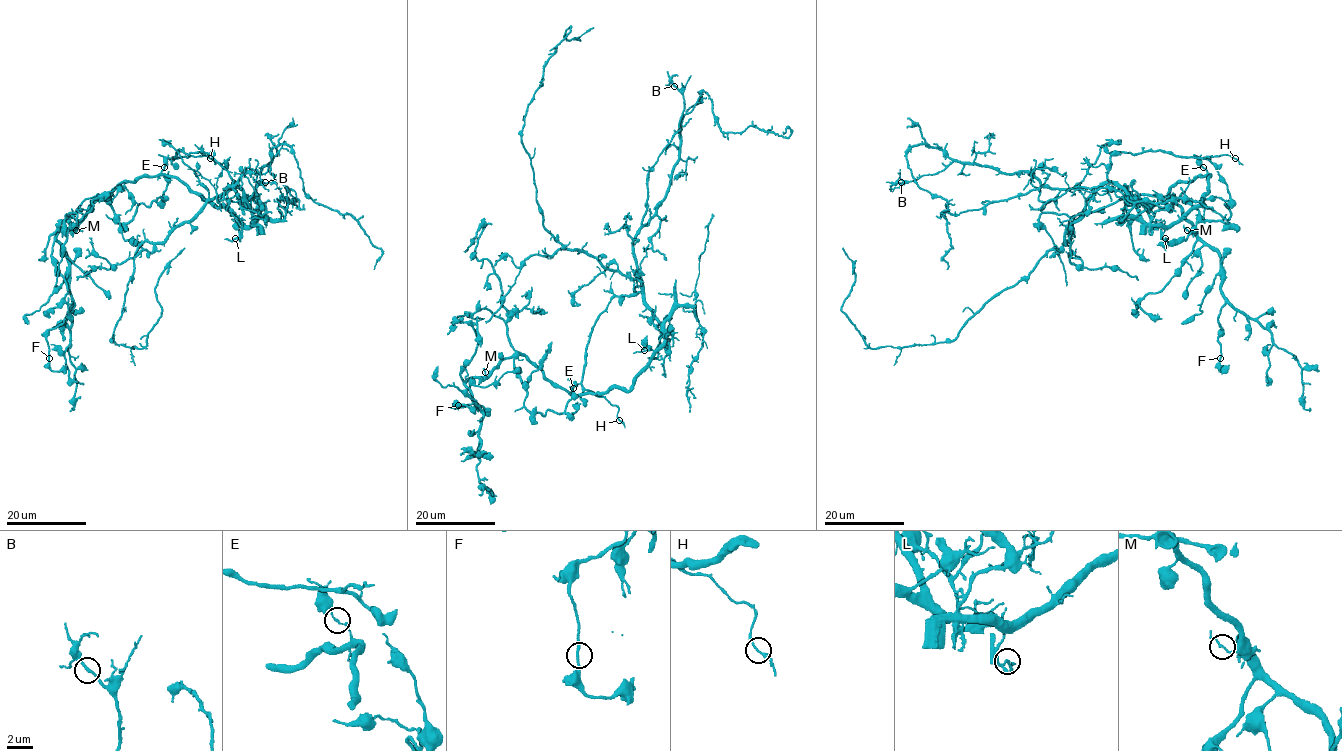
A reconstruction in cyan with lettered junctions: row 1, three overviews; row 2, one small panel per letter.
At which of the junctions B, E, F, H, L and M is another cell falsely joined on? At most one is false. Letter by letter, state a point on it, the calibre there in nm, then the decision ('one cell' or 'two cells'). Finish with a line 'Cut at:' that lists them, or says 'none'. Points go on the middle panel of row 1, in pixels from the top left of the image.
B: at (674, 86); 200 nm thick; one cell
E: at (573, 388); 120 nm thick; two cells
F: at (458, 405); 190 nm thick; one cell
H: at (619, 420); 150 nm thick; one cell
L: at (644, 350); 190 nm thick; one cell
M: at (485, 372); 130 nm thick; one cell
Cut at: E

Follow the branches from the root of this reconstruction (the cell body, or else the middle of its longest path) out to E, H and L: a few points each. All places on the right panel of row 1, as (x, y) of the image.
E: (1111, 164), (1113, 152), (1161, 150), (1197, 156), (1203, 167)
H: (1111, 164), (1111, 153), (1119, 151), (1161, 150), (1182, 156), (1227, 154), (1235, 158)
L: (1111, 164), (1107, 177), (1144, 208), (1152, 224), (1160, 224), (1165, 229), (1162, 234), (1165, 238)

